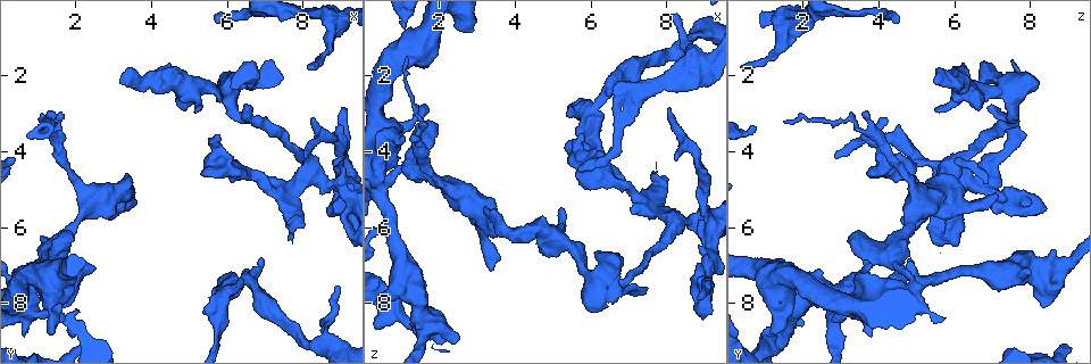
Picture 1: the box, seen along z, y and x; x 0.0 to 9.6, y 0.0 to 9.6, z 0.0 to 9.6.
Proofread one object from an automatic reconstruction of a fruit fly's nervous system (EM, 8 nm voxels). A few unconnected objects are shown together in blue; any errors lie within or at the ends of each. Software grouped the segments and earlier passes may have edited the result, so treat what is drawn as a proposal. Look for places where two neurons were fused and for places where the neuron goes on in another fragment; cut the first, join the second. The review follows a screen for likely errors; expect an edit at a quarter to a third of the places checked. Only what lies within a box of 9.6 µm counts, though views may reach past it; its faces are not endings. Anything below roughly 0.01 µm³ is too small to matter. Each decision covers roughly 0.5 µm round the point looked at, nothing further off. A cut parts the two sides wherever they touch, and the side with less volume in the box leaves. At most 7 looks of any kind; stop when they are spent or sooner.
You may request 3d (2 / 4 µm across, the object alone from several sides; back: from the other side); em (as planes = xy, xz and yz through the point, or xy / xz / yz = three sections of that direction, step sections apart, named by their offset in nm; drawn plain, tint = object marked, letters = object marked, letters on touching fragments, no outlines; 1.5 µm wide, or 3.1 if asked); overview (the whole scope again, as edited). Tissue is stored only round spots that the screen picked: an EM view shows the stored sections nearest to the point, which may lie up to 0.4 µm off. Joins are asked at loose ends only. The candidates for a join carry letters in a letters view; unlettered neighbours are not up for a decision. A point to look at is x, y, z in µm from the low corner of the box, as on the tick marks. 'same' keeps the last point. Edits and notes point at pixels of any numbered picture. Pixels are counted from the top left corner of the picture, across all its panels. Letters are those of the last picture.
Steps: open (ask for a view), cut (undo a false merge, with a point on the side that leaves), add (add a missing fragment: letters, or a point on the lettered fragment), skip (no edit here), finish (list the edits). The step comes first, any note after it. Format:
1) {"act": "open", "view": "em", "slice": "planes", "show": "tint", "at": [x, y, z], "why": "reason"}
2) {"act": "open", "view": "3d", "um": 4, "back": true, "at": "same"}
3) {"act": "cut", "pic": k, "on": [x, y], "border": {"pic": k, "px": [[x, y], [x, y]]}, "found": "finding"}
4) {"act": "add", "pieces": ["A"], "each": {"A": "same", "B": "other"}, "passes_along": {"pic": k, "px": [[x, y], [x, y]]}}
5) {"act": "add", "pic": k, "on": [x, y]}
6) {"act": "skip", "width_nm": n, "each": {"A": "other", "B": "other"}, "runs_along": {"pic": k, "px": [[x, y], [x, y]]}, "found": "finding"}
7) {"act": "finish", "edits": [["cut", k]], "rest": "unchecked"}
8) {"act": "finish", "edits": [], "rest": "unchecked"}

{"act": "open", "view": "3d", "um": 2, "at": [6.05, 7.60, 2.80], "why": "arms part here"}

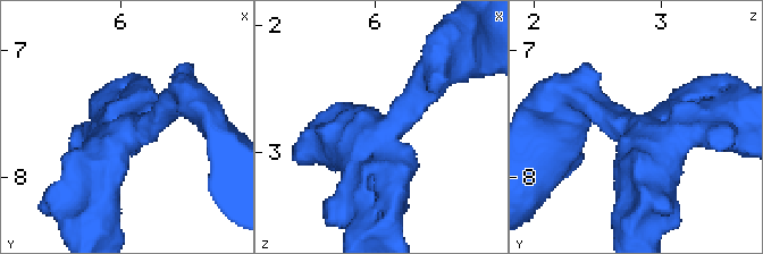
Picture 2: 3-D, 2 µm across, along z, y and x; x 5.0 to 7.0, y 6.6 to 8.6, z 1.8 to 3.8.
{"act": "open", "view": "em", "slice": "planes", "show": "letters", "at": [6.06, 7.62, 2.84], "arms": 3, "arm_widths_nm": [260, 360, 400], "why": "need the tissue"}

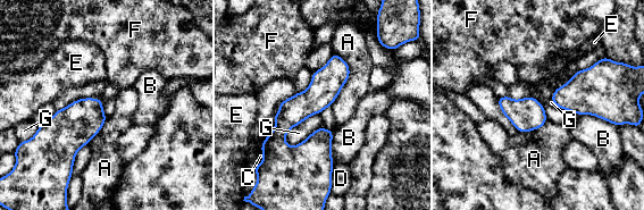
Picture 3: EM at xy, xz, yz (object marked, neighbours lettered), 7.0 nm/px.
{"act": "skip", "each": {"A": "other", "B": "other", "C": "other", "D": "other", "E": "other", "F": "other", "G": "other"}, "runs_along": {"pic": 3, "px": [[334, 57], [279, 131], [299, 174]]}, "found": "all the same neuron"}

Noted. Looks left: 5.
{"act": "open", "view": "3d", "um": 4, "at": [1.40, 3.50, 3.75], "why": "thick turns thin"}

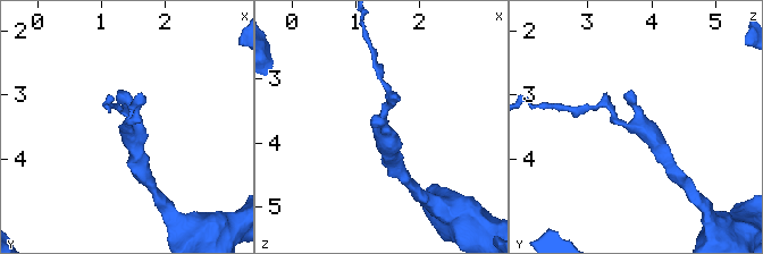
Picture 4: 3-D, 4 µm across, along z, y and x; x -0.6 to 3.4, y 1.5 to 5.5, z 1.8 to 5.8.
{"act": "open", "view": "em", "slice": "planes", "show": "tint", "at": [1.45, 3.50, 3.85]}

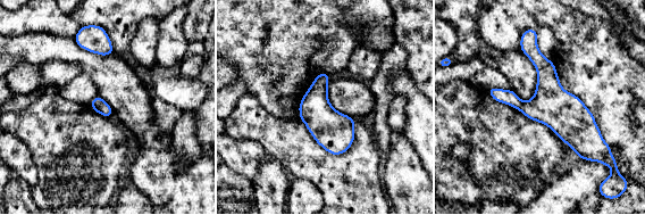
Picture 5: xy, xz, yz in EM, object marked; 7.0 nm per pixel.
{"act": "open", "view": "em", "slice": "planes", "show": "letters", "at": "same", "why": "see the neighbours"}

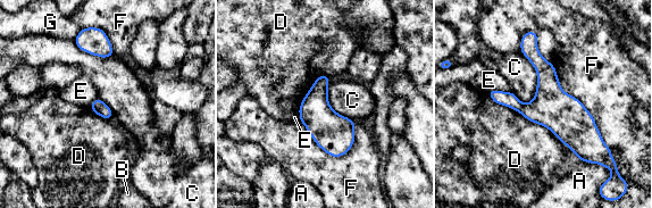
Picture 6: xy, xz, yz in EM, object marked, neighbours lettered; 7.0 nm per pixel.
{"act": "skip", "longest_contact_nm": ["F", 750], "each": {"A": "other", "B": "other", "C": "other", "D": "other", "E": "other", "F": "other", "G": "other"}, "runs_along": {"pic": 6, "px": [[532, 44], [550, 101], [600, 159]]}, "found": "all the same neuron"}

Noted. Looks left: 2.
{"act": "open", "view": "em", "slice": "planes", "show": "letters", "at": [9.10, 2.90, 7.60], "why": "branch stops here"}

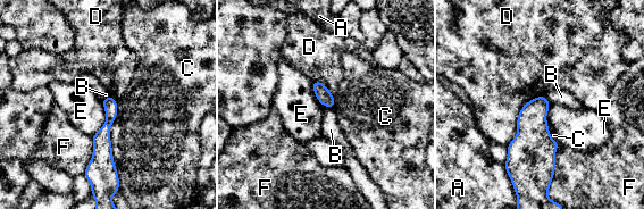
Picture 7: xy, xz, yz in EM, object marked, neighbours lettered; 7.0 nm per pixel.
{"act": "skip", "each": {"A": "other", "B": "other", "C": "other", "D": "other", "E": "other", "F": "other"}, "found": "no lettered fragment goes on from it"}

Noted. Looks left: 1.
{"act": "finish", "edits": [], "rest": "unchecked"}

